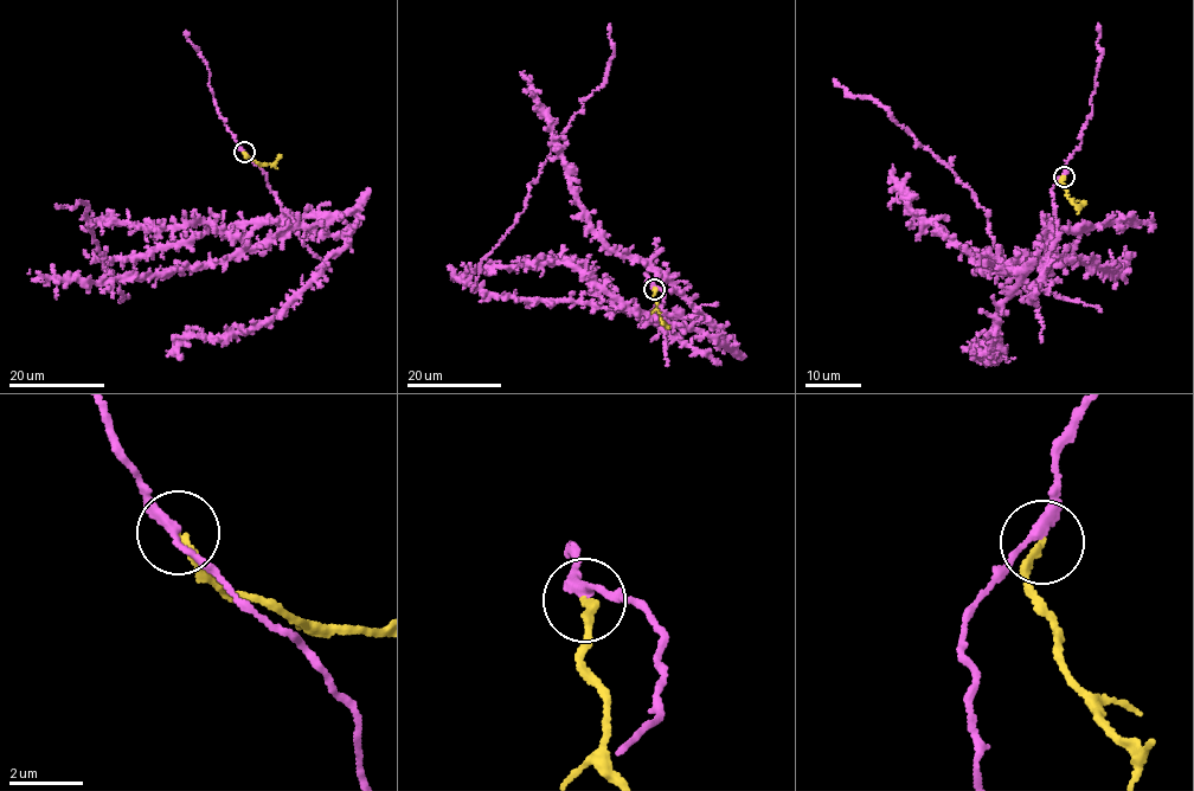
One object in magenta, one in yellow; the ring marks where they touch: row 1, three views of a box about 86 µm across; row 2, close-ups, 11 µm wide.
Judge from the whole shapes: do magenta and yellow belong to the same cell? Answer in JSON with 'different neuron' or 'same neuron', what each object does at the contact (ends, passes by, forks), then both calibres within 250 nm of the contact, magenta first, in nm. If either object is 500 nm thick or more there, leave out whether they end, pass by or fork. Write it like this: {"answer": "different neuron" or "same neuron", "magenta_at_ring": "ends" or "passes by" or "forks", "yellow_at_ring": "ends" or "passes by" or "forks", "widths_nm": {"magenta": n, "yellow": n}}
{"answer": "different neuron", "magenta_at_ring": "passes by", "yellow_at_ring": "ends", "widths_nm": {"magenta": 240, "yellow": 180}}

